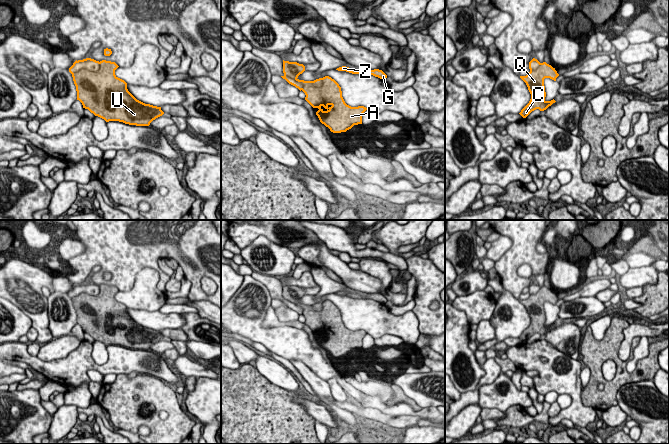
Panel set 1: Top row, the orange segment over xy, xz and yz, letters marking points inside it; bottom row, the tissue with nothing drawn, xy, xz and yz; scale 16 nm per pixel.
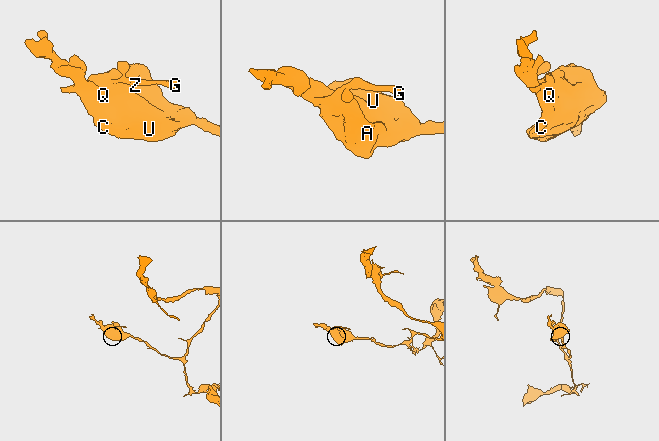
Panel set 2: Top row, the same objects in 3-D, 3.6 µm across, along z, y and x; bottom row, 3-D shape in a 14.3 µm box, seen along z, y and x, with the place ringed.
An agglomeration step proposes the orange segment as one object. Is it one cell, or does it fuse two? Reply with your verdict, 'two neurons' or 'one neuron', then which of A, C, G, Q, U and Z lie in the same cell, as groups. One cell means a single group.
two neurons; groups A C Q U / G Z

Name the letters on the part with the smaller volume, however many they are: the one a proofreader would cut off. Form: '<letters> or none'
G, Z

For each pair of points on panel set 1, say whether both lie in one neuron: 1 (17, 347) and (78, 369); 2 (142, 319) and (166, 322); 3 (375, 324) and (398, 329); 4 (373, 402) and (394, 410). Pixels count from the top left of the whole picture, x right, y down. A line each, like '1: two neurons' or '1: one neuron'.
1: one neuron
2: one neuron
3: one neuron
4: one neuron

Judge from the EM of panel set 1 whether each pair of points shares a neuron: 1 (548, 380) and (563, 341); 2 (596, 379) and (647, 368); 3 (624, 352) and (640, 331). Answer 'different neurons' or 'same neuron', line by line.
1: different neurons
2: same neuron
3: same neuron

